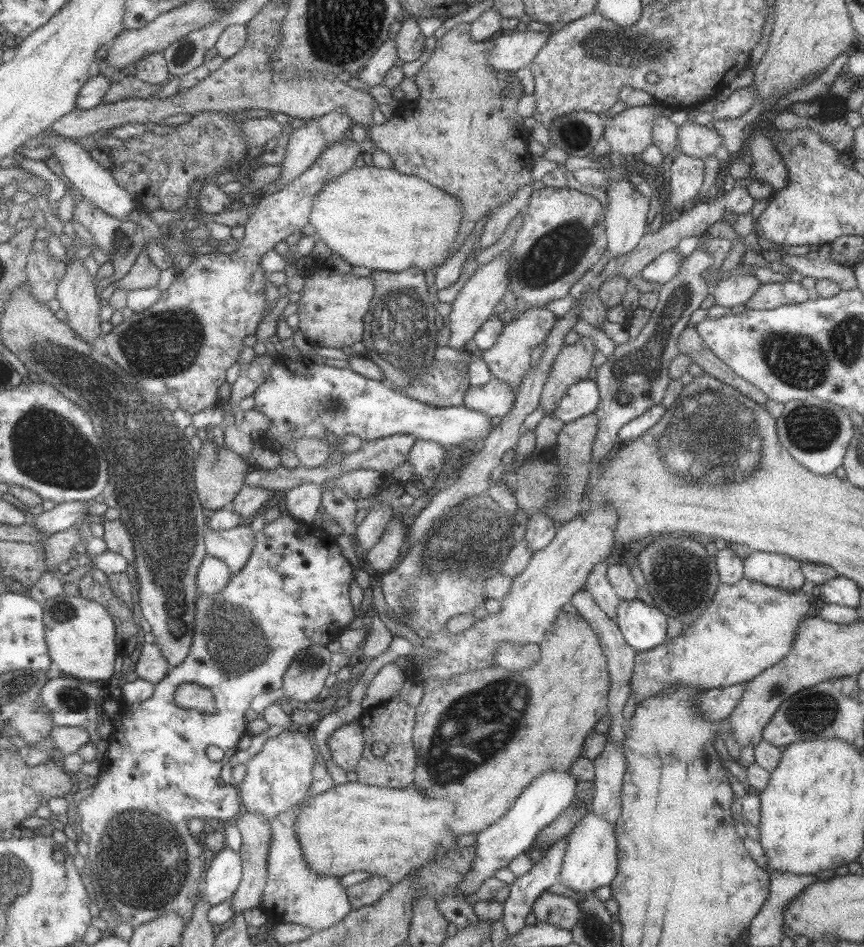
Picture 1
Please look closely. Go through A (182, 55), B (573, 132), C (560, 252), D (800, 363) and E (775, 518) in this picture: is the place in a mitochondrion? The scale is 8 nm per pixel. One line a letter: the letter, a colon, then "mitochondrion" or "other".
A: mitochondrion
B: mitochondrion
C: mitochondrion
D: mitochondrion
E: other

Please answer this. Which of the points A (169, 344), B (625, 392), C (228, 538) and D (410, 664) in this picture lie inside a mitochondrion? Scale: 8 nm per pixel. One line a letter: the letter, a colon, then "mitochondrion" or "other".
A: mitochondrion
B: mitochondrion
C: other
D: other

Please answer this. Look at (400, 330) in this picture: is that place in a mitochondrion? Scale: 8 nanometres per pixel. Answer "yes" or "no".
yes

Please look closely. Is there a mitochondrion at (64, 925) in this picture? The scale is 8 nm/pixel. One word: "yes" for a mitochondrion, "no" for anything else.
no

